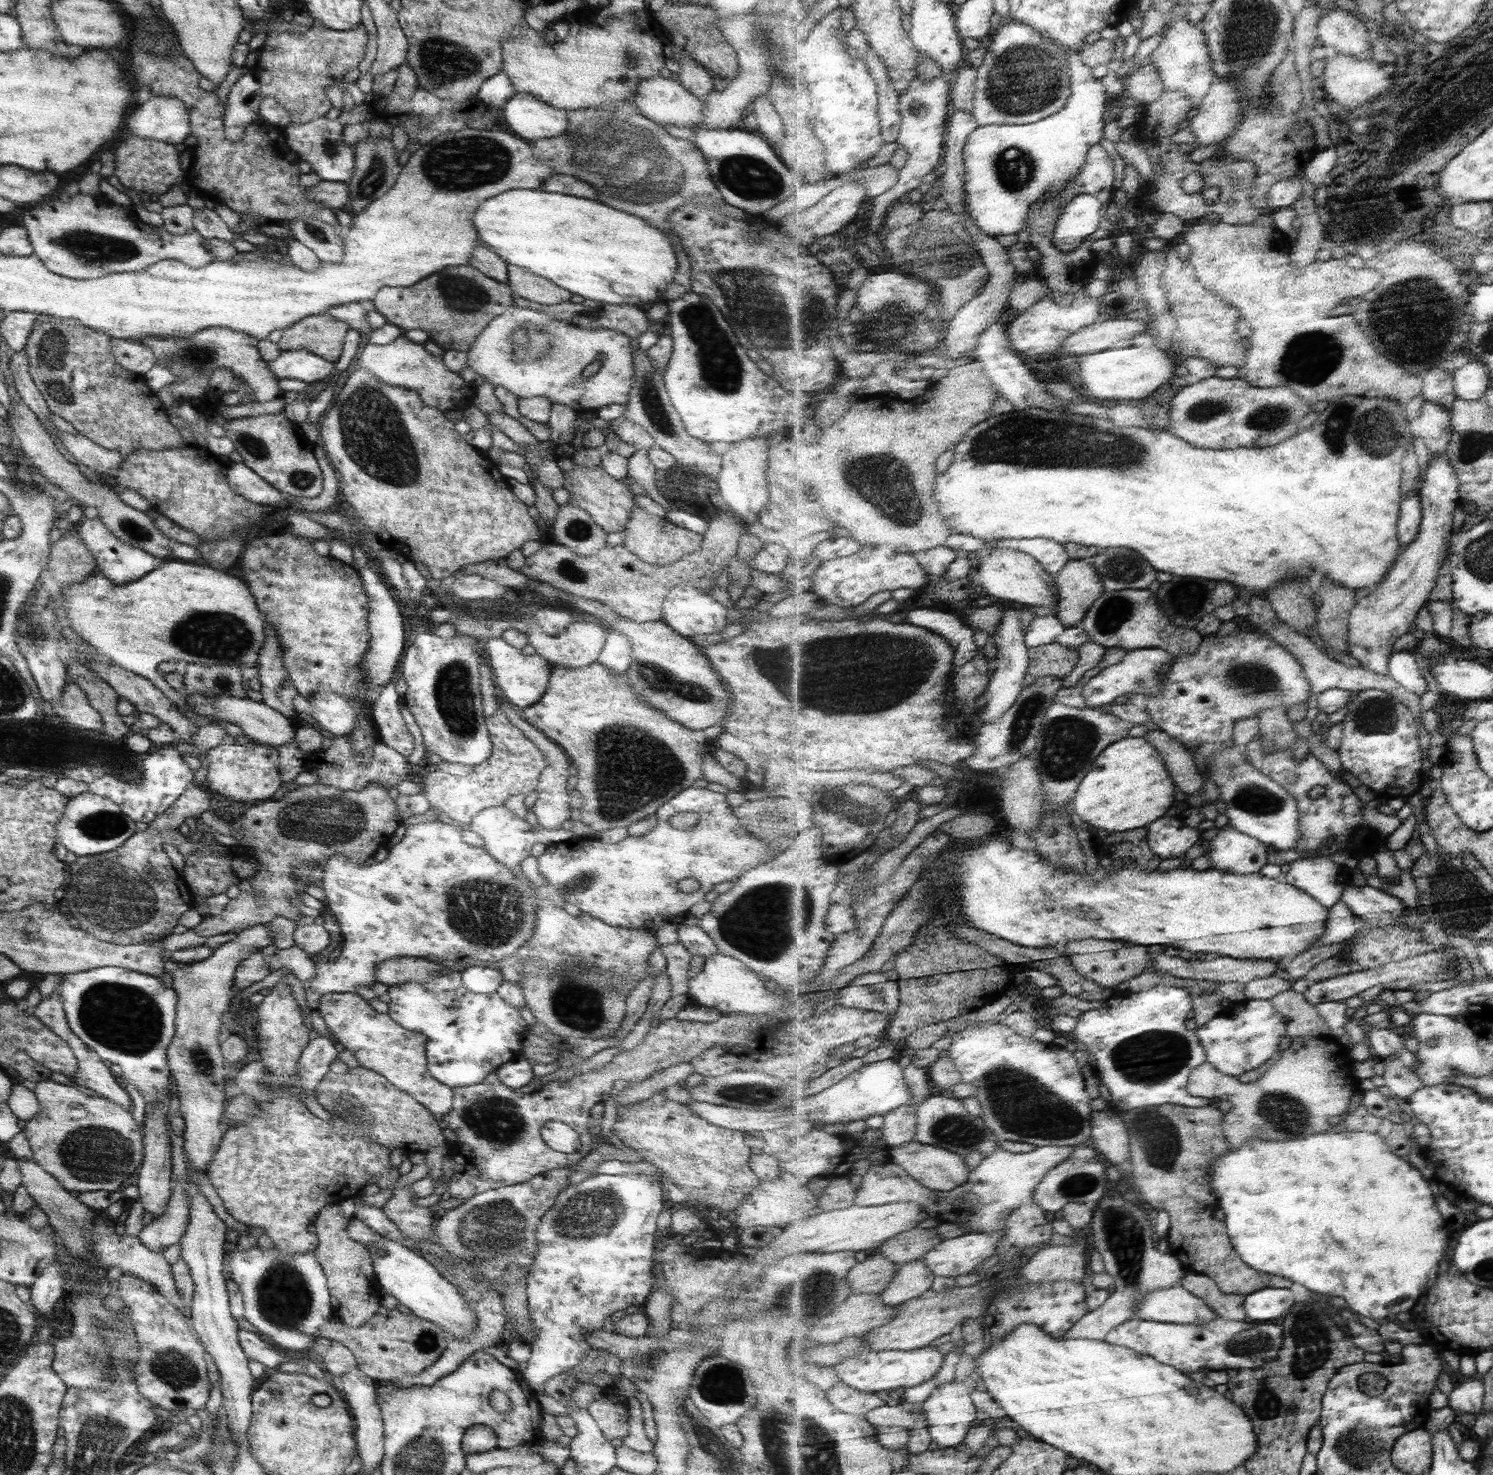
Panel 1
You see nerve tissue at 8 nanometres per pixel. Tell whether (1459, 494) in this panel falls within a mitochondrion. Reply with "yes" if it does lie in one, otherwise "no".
no

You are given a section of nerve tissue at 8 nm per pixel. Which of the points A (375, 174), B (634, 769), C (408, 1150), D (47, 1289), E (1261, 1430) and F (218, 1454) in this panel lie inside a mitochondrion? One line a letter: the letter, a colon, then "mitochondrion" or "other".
A: mitochondrion
B: mitochondrion
C: other
D: other
E: other
F: mitochondrion

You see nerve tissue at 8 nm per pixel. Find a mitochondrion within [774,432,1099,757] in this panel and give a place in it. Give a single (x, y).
(883, 479)

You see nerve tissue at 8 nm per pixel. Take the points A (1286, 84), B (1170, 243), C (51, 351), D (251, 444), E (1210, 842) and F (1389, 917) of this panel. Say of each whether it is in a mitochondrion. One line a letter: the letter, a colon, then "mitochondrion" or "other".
A: mitochondrion
B: other
C: mitochondrion
D: mitochondrion
E: other
F: other

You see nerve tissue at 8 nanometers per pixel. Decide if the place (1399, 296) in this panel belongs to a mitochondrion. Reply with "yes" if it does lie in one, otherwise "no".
yes

